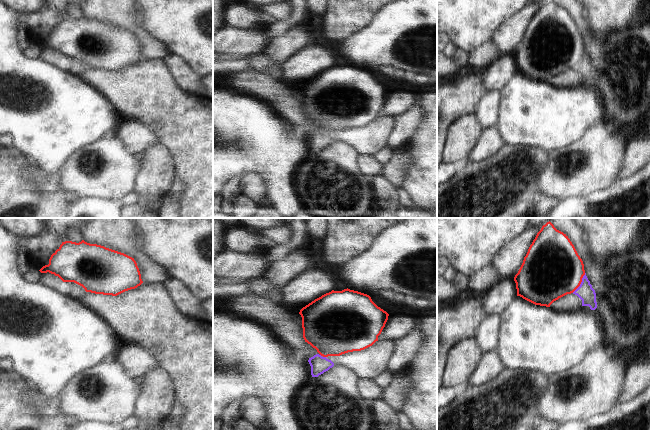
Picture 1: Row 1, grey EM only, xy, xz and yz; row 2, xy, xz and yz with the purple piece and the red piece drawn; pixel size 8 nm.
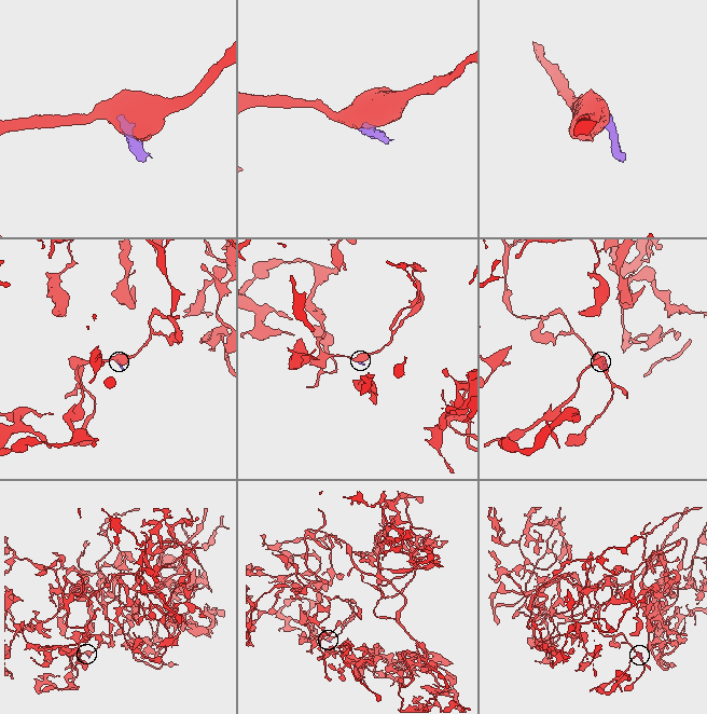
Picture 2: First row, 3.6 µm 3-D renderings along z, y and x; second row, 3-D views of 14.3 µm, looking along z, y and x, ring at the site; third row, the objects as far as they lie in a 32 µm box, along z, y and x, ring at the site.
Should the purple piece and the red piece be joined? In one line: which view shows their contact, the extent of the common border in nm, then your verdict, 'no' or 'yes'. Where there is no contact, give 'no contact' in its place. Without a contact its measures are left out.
yz | 190 nm | yes

